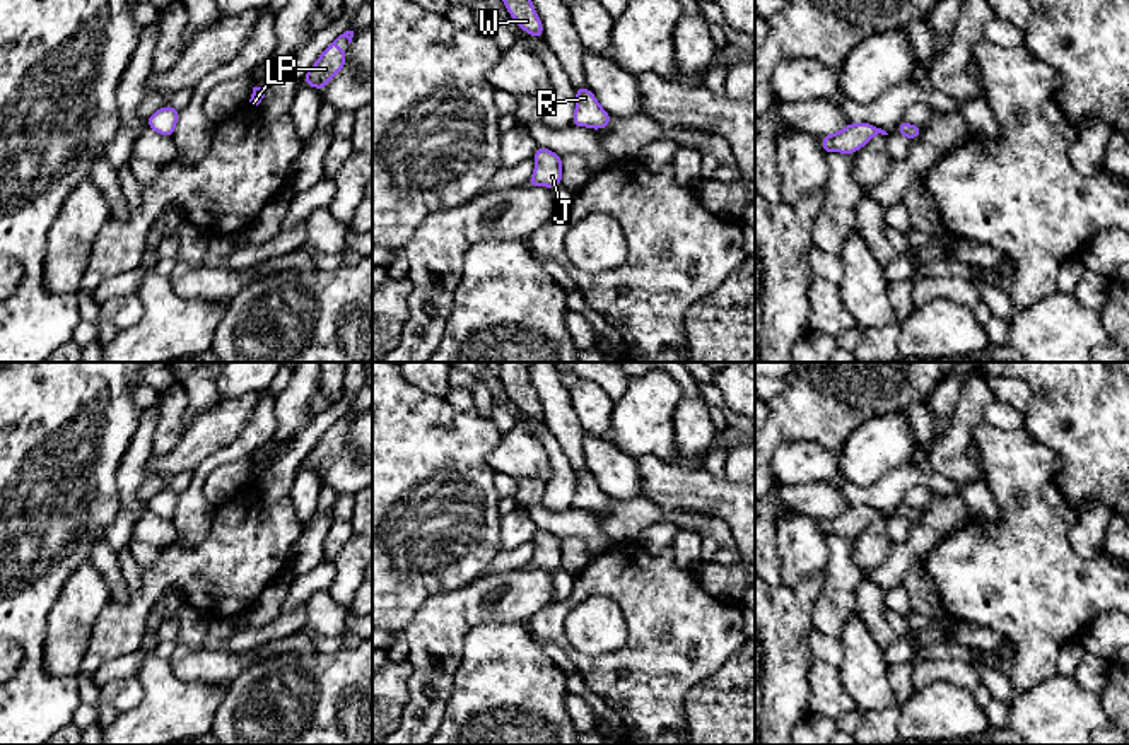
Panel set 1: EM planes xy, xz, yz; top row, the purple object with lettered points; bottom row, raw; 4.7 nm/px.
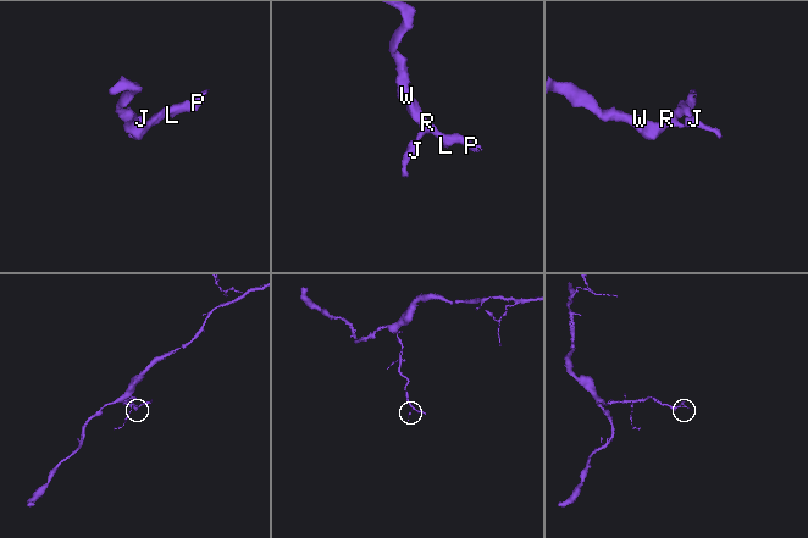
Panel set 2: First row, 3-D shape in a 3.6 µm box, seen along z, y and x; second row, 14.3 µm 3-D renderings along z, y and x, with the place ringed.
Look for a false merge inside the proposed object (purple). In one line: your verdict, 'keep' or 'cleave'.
keep

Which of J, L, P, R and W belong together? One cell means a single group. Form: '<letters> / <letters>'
J L P R W

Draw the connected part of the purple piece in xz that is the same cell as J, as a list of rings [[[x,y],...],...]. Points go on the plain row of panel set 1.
[[[538,530],[533,537],[536,547],[535,555],[526,564],[528,569],[557,571],[562,564],[562,540],[545,530]]]

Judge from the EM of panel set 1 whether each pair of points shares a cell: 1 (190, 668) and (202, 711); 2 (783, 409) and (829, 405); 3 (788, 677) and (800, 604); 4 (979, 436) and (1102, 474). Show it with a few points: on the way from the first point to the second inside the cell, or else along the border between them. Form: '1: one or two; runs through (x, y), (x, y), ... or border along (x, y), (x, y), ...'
1: two; border along (168, 662), (181, 680), (226, 687)
2: one; runs through (795, 409), (817, 405)
3: one; runs through (788, 658), (788, 622)
4: two; border along (1029, 433), (1054, 453), (1056, 472), (1052, 481)

